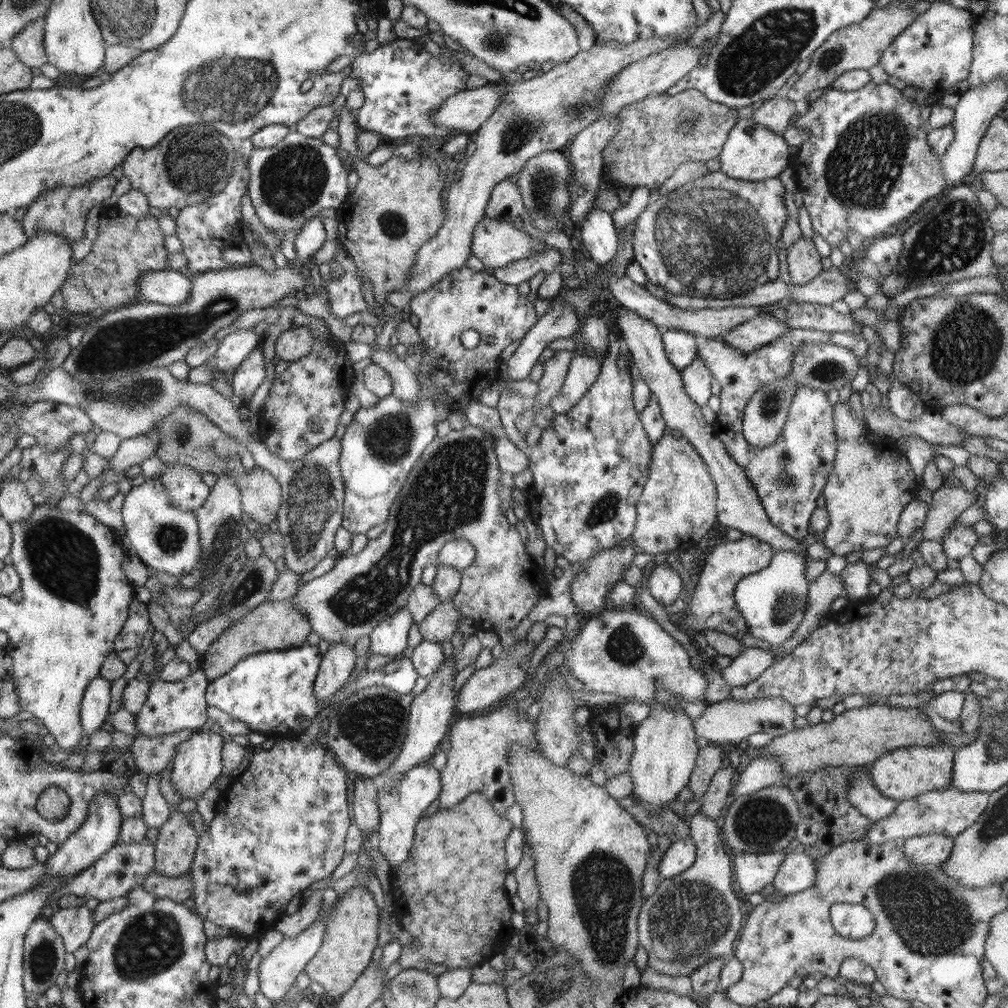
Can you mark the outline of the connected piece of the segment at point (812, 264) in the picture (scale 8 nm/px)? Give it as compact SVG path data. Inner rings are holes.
M802 235L787 249L790 282L806 284L818 276L823 271L820 259L814 243Z

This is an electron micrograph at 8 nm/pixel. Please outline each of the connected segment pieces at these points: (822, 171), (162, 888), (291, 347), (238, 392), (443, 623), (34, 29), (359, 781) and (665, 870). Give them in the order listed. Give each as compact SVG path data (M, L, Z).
M872 81L867 82L862 88L850 92L829 88L816 100L812 101L809 109L805 114L795 118L795 125L803 126L810 131L809 139L799 146L797 151L799 173L802 174L802 179L799 182L799 191L802 192L803 206L810 215L811 225L814 232L818 232L830 246L839 248L840 242L847 237L848 230L856 230L864 240L870 242L876 237L887 235L892 226L900 226L904 224L910 214L916 212L924 202L930 200L932 196L940 197L940 194L946 190L946 179L942 174L942 166L940 166L940 158L931 149L927 143L927 132L920 121L919 105L911 98L902 95L902 91L890 85L888 82L876 84Z
M154 870L146 876L143 888L158 898L167 898L176 903L183 903L184 900L193 896L189 871L184 872L182 876L168 878L168 876L162 876Z
M306 323L284 331L275 344L275 356L279 361L295 362L310 352L315 338Z
M261 343L252 349L252 352L246 356L246 360L240 363L240 367L230 381L237 401L241 399L244 403L248 403L264 378L266 378L266 368Z
M453 600L441 602L419 624L419 631L423 640L442 643L452 638L456 632L458 620L463 618L459 610L453 605Z
M42 17L24 26L8 46L12 47L17 57L30 68L40 67L48 63L43 45L45 18Z
M356 775L352 816L354 824L363 832L371 834L379 829L378 790L372 778Z
M682 838L670 843L666 853L662 855L658 872L663 879L678 876L694 865L696 846L691 838Z

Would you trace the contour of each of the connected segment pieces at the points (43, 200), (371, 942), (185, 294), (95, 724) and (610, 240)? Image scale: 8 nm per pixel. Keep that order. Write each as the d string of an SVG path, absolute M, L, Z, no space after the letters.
M111 173L95 178L81 187L54 187L42 191L38 198L27 206L27 212L20 222L29 239L33 234L50 231L55 235L62 235L72 244L84 236L86 214L93 206L103 204L104 200L112 196L117 180Z
M356 886L338 896L338 904L326 922L323 941L314 958L305 966L312 983L322 985L325 999L330 1004L341 998L354 982L365 972L370 963L377 958L379 911L373 895L366 887Z
M166 268L144 273L137 282L142 301L163 305L177 305L187 301L191 293L191 279L182 270Z
M100 676L94 677L86 687L81 702L80 718L86 734L100 732L107 726L106 716L112 696L111 683Z
M592 207L580 227L582 244L586 248L586 252L601 266L608 264L614 258L618 250L619 228L615 226L612 214L598 208Z

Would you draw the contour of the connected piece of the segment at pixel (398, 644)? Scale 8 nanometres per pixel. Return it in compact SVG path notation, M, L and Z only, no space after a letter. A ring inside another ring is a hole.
M406 607L399 608L392 616L381 620L369 634L370 652L382 654L382 656L394 656L394 659L397 659L406 649L410 648L407 645L408 632L414 623L411 612Z

